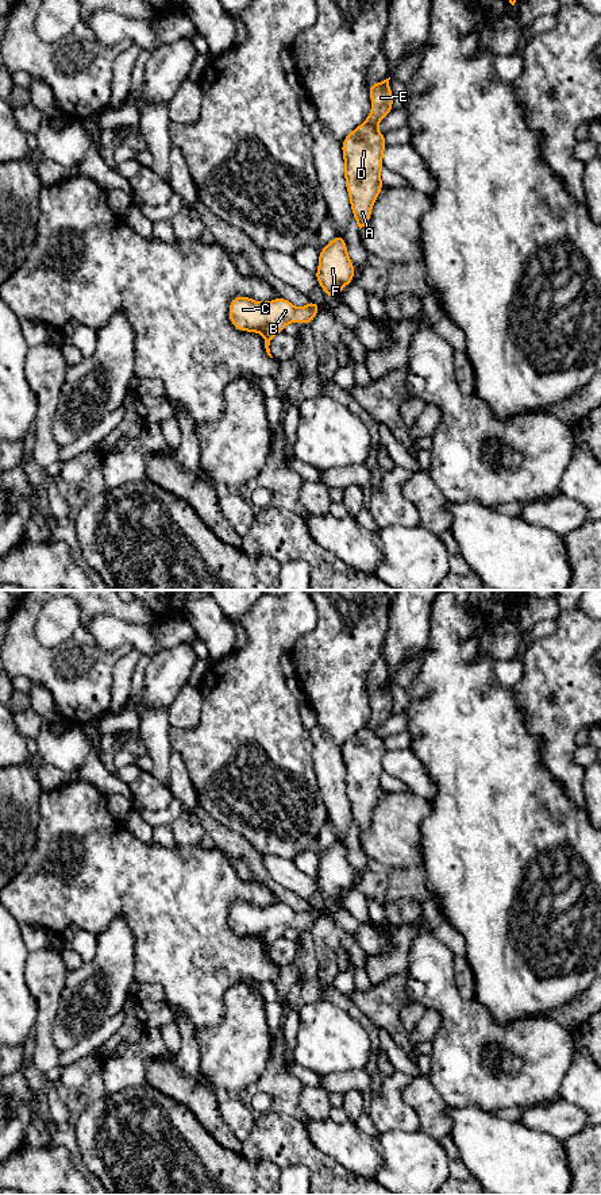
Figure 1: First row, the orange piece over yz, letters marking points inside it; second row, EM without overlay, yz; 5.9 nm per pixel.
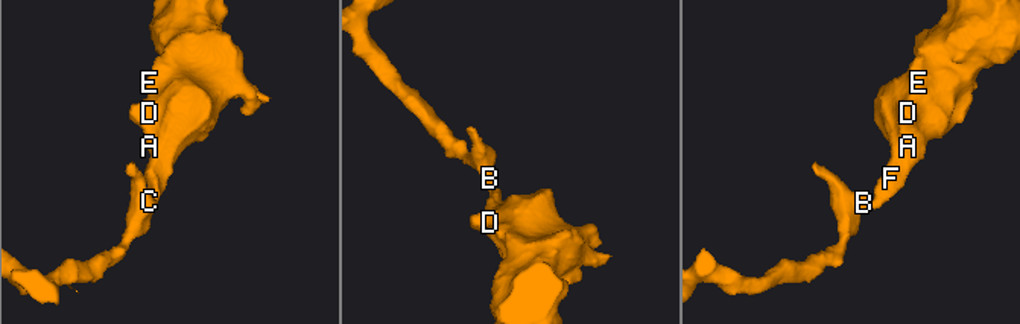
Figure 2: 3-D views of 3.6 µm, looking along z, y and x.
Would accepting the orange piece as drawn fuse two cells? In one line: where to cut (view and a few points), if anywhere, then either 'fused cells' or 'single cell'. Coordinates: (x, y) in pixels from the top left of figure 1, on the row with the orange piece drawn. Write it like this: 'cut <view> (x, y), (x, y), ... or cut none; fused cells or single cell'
cut none; single cell

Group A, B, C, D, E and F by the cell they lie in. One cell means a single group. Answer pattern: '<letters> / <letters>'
A B C D E F

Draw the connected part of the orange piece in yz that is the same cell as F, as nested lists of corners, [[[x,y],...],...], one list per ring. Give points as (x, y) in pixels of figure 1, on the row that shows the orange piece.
[[[342,235],[319,251],[319,267],[313,273],[325,296],[342,296],[342,288],[354,282],[355,267],[347,253],[347,243]]]

